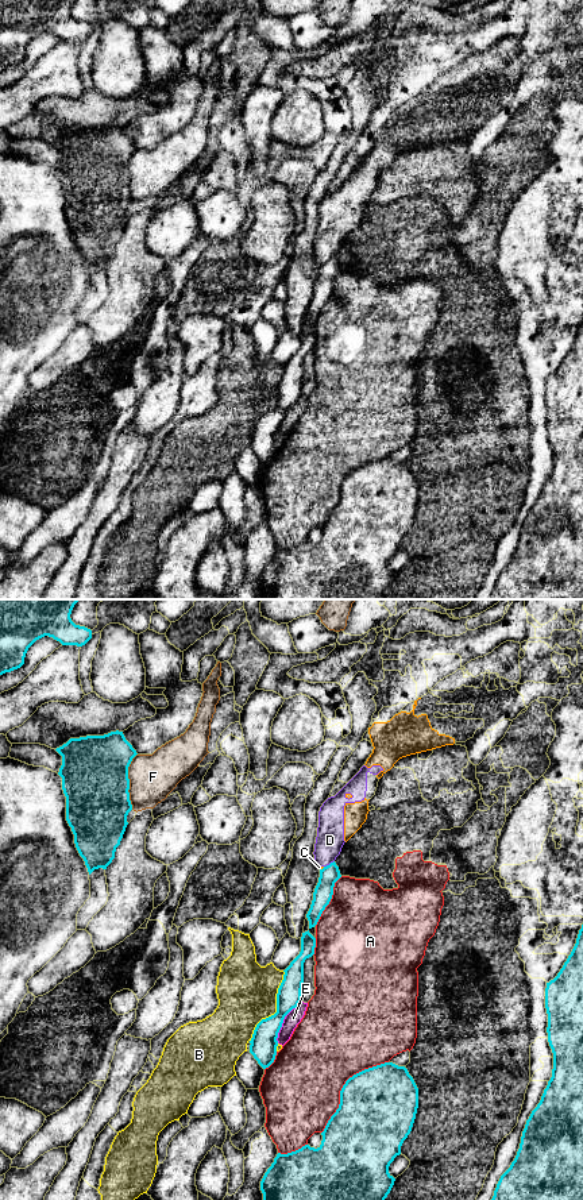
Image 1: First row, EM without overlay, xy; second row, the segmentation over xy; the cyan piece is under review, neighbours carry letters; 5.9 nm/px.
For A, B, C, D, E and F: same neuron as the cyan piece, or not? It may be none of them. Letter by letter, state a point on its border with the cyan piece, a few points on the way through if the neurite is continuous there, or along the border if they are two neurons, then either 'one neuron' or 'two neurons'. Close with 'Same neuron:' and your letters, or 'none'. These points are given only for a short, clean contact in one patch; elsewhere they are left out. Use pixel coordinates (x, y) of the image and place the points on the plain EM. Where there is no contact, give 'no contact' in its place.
A: xy (343, 482) | two neurons
B: xy (277, 404) | two neurons
C: xy (323, 263) | two neurons
D: xy (329, 259) | along xy (334, 255), (324, 262) | two neurons
E: xy (282, 417) | along xy (300, 396), (285, 412), (277, 438) | two neurons
F: xy (128, 177) | two neurons
Same neuron: none

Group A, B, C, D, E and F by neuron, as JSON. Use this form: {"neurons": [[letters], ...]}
{"neurons": [["A"], ["B", "E"], ["C", "D"], ["F"]]}

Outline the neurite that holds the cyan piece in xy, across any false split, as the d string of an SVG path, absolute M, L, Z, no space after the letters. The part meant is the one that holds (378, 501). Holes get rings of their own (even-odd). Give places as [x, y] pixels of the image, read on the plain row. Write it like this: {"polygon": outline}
{"polygon": "M385 458L354 470L345 476L345 479L340 486L339 503L331 512L324 526L321 528L323 530L321 540L317 544L305 540L296 547L287 549L281 549L281 548L277 549L274 557L267 564L260 576L263 599L385 599L385 594L390 589L395 576L395 574L389 568L389 562L394 556L394 553L401 549L401 541L412 526L417 503L418 503L418 483L405 462L398 462L393 458Z"}

